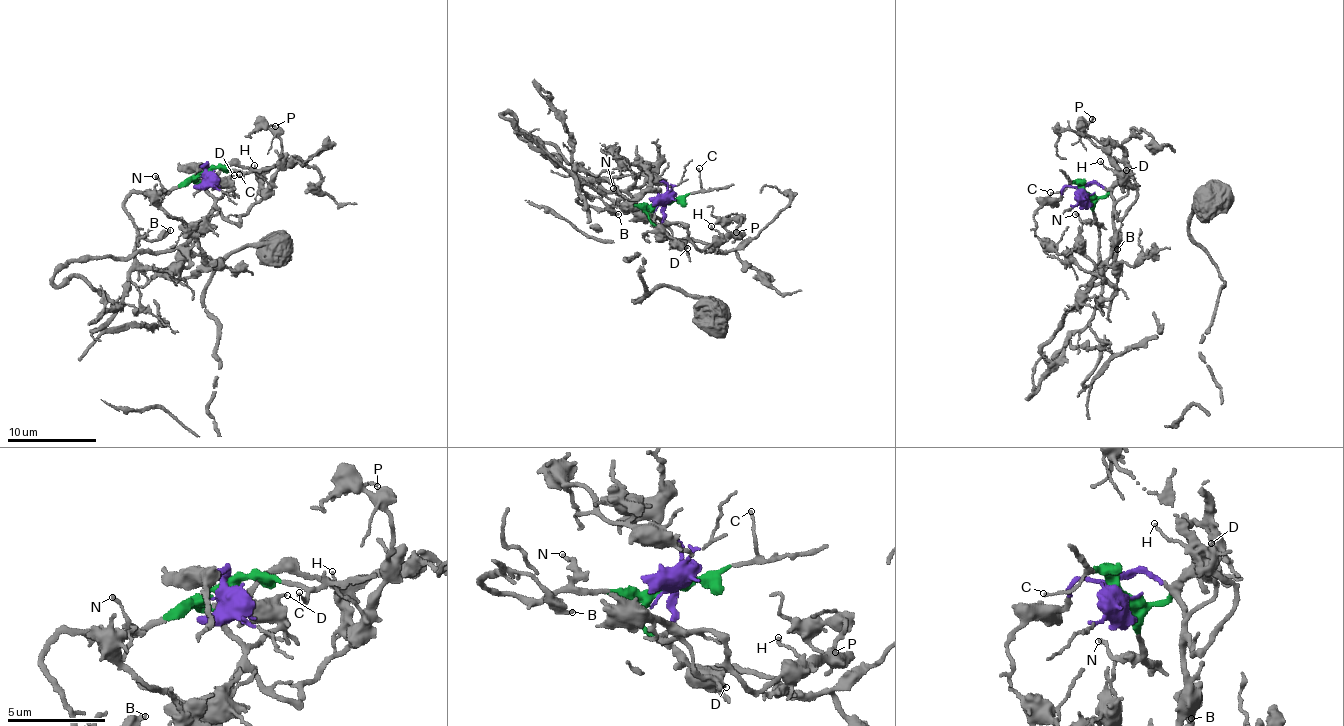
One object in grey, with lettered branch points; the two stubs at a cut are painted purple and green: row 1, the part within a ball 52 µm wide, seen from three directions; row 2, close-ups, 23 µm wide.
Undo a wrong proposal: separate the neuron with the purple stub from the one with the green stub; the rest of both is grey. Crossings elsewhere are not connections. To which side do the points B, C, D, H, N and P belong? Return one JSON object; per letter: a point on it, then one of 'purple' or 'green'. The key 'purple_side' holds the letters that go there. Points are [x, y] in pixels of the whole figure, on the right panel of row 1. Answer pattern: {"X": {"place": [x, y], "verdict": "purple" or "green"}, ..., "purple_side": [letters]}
{"B": {"place": [1117, 249], "verdict": "green"}, "C": {"place": [1050, 192], "verdict": "green"}, "D": {"place": [1126, 170], "verdict": "purple"}, "H": {"place": [1100, 161], "verdict": "purple"}, "N": {"place": [1075, 214], "verdict": "green"}, "P": {"place": [1092, 119], "verdict": "purple"}, "purple_side": ["D", "H", "P"]}

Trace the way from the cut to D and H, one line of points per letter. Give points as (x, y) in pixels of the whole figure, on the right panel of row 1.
D: (1085, 190), (1080, 188), (1098, 184), (1117, 201), (1128, 191), (1126, 170)
H: (1085, 190), (1080, 188), (1098, 184), (1112, 197), (1113, 214), (1122, 218), (1136, 197), (1135, 189), (1099, 162)

